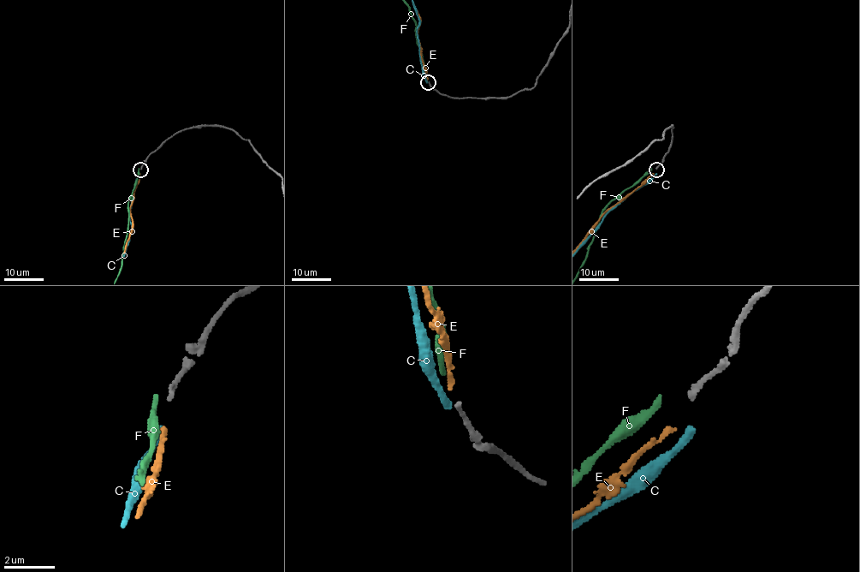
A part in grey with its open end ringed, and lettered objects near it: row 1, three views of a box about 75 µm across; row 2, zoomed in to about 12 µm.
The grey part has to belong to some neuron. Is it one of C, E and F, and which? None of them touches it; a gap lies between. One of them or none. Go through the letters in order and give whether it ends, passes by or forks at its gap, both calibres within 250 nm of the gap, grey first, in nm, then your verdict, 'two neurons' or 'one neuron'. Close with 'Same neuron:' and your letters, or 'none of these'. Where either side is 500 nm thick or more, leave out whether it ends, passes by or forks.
C: it ends there; 160 nm thick on the grey side, 280 nm on the other; two neurons
E: it ends there; 160 nm thick on the grey side, 170 nm on the other; one neuron
F: it ends there; 160 nm thick on the grey side, 240 nm on the other; two neurons
Same neuron: E

